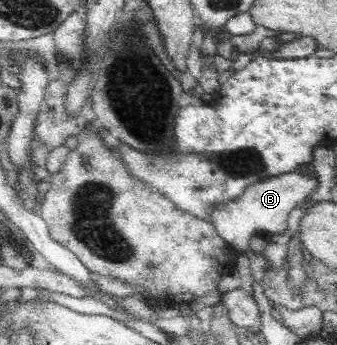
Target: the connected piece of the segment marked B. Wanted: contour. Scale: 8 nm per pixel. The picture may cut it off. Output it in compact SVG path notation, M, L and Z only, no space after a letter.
M299 171L282 172L248 184L234 199L209 205L205 215L223 243L242 254L250 249L249 240L253 235L259 232L273 235L285 231L288 227L287 217L290 211L306 199L314 187L316 182L308 176L303 176Z

